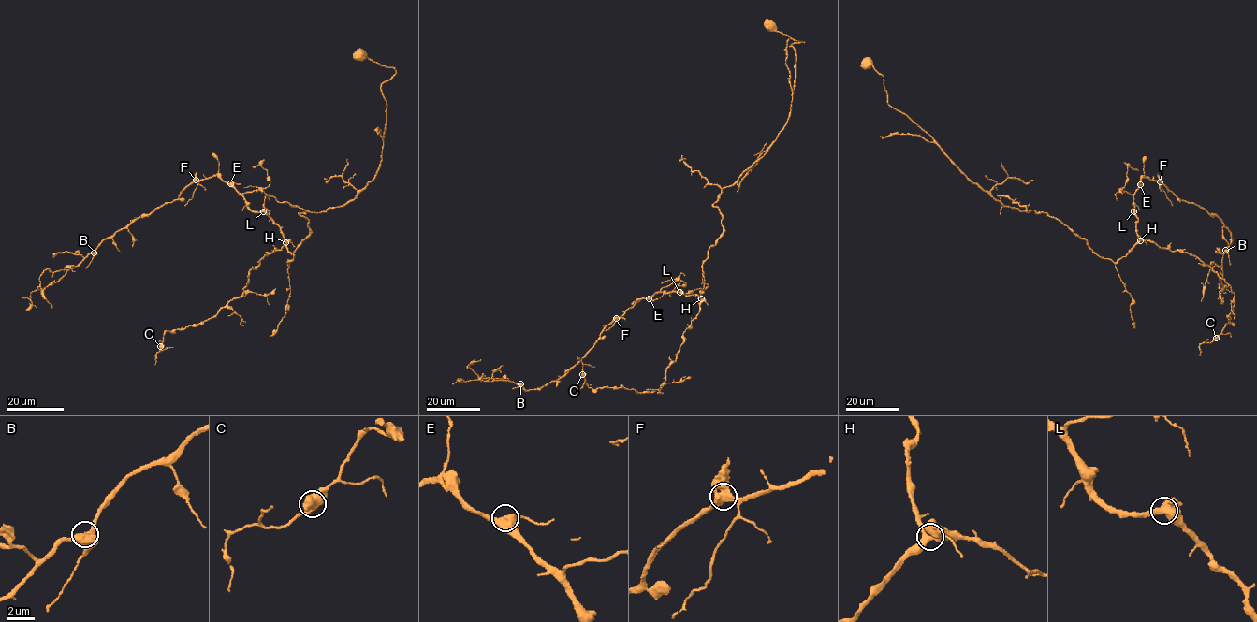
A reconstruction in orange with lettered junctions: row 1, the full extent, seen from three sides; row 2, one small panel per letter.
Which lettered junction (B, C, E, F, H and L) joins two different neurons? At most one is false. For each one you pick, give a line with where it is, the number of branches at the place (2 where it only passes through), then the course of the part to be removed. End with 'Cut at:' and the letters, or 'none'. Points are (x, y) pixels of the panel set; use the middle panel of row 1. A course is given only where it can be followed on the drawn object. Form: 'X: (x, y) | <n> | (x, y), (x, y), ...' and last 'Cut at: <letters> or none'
Cut at: none

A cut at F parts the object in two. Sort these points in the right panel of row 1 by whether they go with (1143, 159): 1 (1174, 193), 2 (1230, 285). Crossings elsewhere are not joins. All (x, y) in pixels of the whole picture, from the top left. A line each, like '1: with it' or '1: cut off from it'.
1: cut off from it
2: with it

